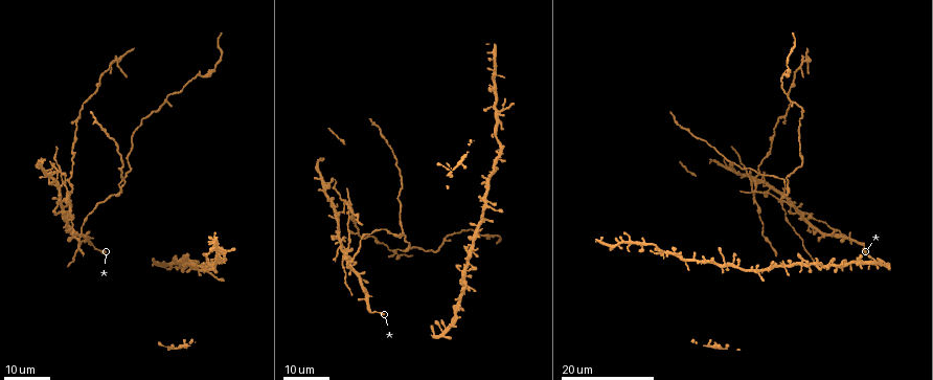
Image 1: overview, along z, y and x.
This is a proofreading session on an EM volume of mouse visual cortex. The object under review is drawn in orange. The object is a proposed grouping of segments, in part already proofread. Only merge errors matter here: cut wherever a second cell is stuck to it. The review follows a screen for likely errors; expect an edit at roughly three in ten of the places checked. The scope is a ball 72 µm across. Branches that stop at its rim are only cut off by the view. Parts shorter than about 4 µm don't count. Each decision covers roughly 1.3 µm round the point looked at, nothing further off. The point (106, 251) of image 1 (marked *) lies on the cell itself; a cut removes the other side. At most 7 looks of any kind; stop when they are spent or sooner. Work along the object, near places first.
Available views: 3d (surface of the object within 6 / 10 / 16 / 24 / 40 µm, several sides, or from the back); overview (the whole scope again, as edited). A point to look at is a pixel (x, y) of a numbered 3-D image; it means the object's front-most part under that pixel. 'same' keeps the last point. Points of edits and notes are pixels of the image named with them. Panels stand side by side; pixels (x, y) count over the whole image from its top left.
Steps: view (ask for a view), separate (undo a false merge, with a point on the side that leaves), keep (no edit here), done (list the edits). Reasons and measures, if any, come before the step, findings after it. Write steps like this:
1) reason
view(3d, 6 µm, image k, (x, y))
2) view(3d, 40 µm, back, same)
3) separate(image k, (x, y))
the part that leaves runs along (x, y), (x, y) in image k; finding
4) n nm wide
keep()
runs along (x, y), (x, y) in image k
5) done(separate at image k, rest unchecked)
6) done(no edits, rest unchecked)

four-way junction
view(3d, 16 µm, image 1, (664, 252))

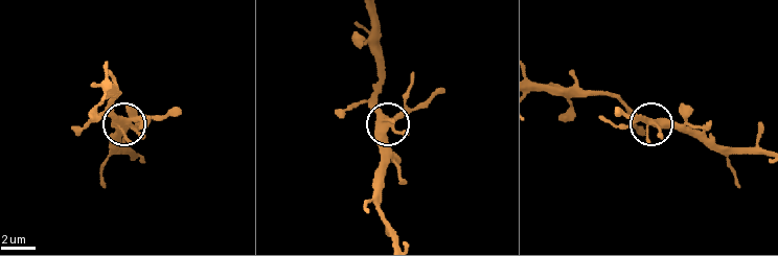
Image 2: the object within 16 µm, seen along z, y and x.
view(3d, 10 µm, image 2, (125, 119))

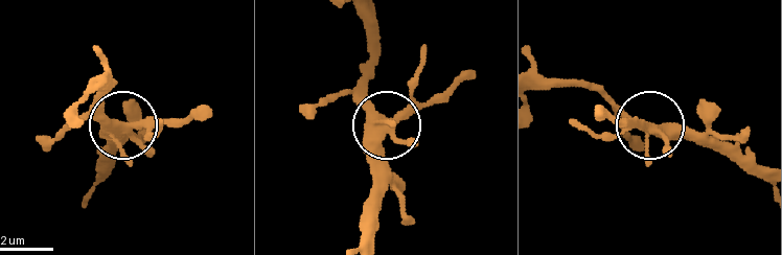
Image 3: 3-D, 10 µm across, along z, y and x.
keep()
runs along (372, 238), (374, 137), (458, 78) in image 3; all the same cell

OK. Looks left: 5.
looks like a crossing
view(3d, 16 µm, image 1, (767, 184))

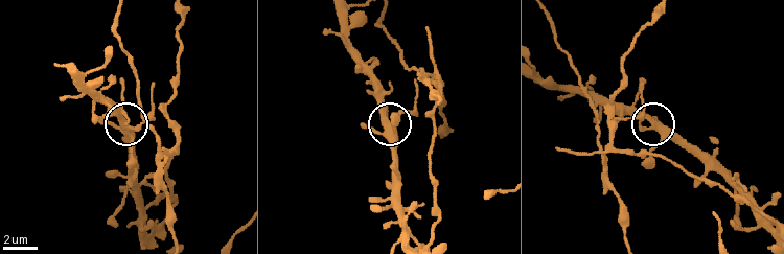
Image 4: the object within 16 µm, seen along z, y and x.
view(3d, 10 µm, image 4, (388, 123))

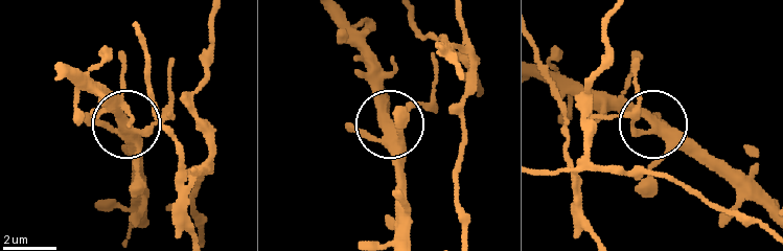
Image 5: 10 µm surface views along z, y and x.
4 arms
keep()
runs along (762, 207), (657, 127), (636, 127), (629, 113) in image 5; one cell here

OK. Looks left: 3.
looks like a crossing
view(3d, 16 µm, image 1, (349, 202))

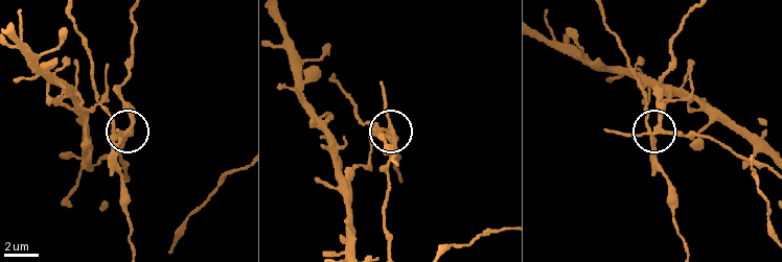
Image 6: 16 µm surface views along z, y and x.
closer look
view(3d, 6 µm, image 6, (389, 130))

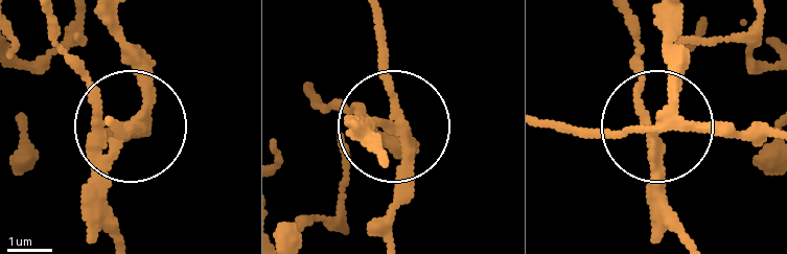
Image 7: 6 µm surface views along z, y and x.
separate(image 7, (111, 22))
the part that leaves runs along (136, 83), (117, 19) in image 7; two cells meet here

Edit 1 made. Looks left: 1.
done(separate at image 7, rest unchecked)

